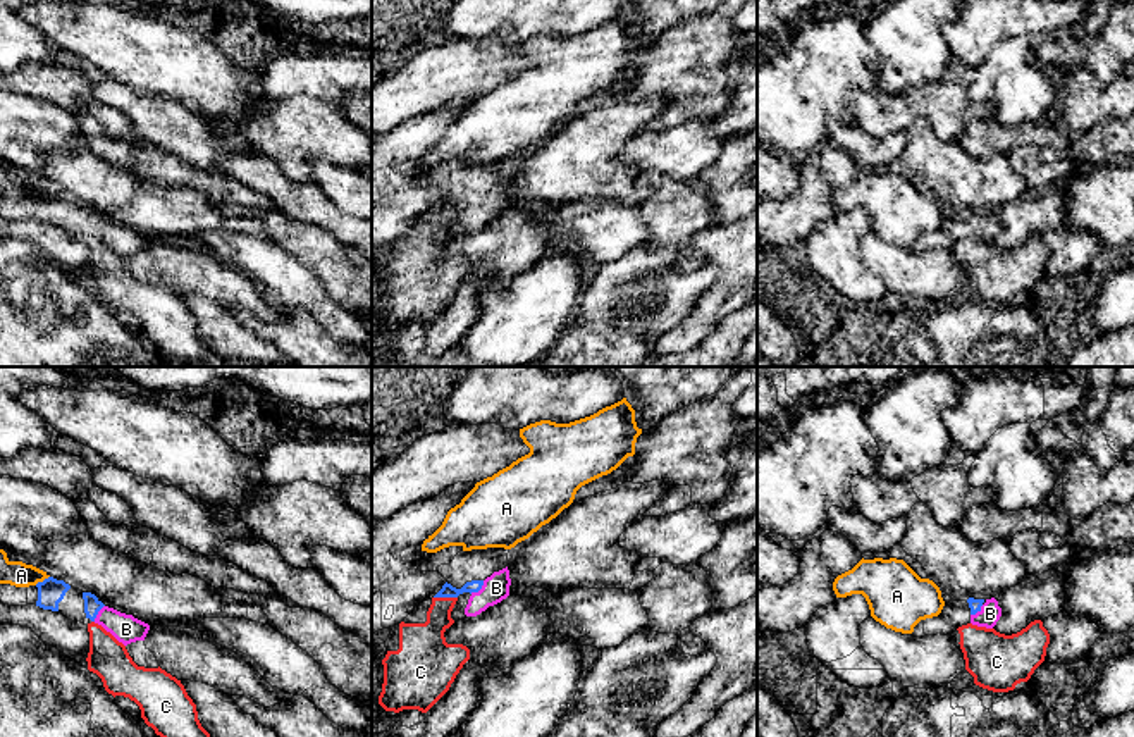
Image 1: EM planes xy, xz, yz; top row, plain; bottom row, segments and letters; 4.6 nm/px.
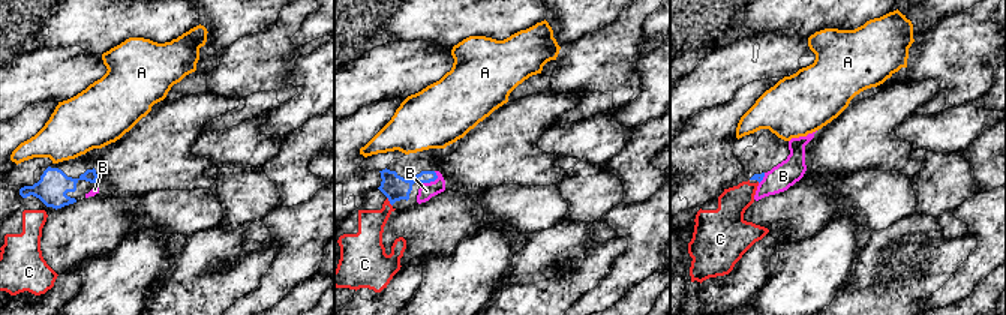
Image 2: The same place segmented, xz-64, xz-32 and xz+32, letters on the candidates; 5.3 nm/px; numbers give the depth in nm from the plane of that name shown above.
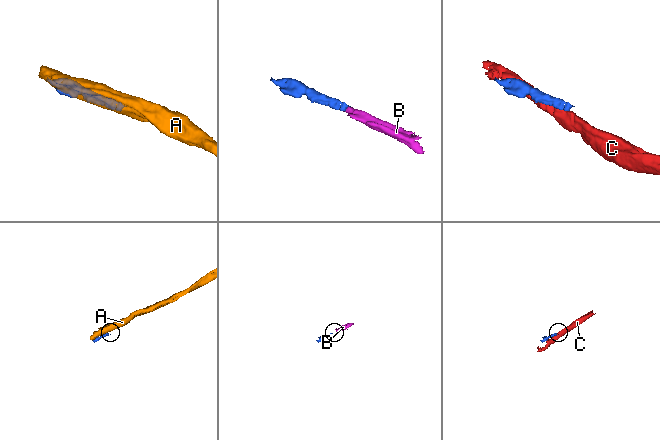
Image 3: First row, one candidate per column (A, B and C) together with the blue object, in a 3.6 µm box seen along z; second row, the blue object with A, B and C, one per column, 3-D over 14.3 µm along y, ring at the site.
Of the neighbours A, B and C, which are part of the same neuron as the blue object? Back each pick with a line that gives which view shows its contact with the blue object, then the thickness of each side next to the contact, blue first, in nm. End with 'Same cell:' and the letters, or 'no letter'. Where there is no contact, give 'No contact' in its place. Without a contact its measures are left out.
B: Touches blue in xz. Thickness 60 nm (blue) against 130 nm
Same cell: B

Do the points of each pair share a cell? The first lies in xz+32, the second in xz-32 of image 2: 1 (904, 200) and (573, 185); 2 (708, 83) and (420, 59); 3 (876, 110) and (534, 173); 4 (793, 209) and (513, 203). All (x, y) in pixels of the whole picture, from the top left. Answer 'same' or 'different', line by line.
1: different
2: same
3: same
4: different

